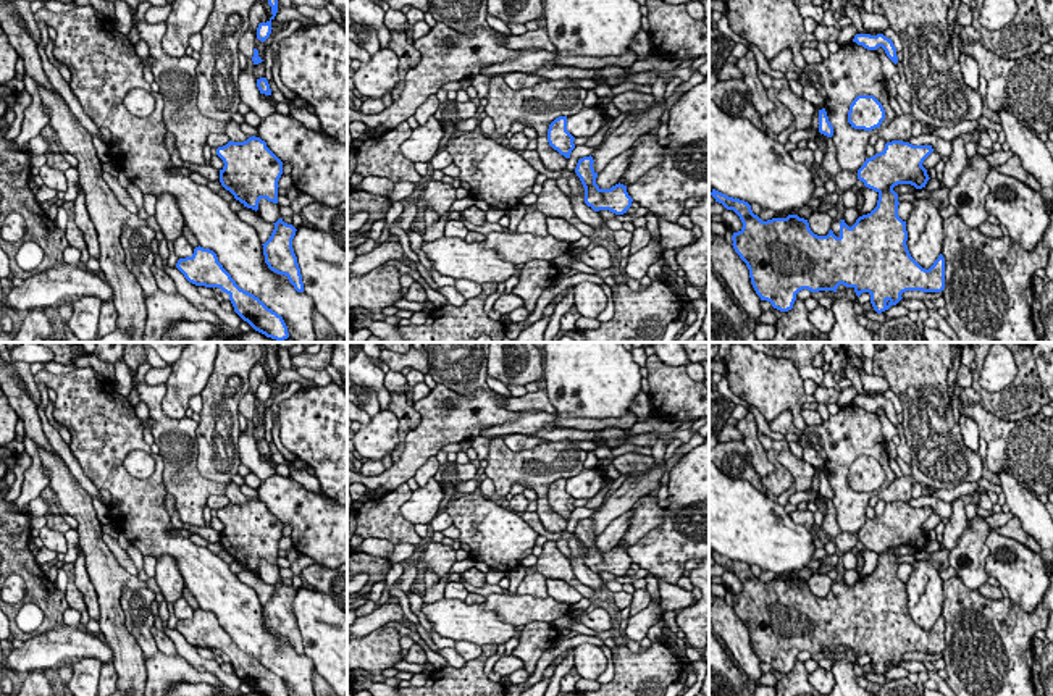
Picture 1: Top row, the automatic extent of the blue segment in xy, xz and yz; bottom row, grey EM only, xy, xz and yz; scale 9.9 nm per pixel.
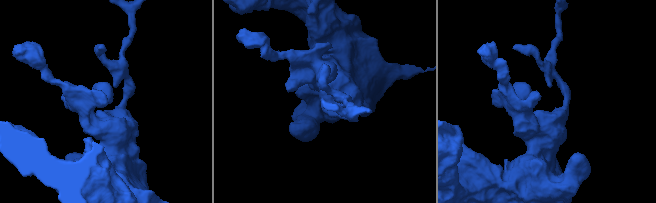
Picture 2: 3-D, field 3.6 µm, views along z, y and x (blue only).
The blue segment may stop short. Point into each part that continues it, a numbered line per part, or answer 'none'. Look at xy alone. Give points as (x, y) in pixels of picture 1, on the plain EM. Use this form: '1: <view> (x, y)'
none

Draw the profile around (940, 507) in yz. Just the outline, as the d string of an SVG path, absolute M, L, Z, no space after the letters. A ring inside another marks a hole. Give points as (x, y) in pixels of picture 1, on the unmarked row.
M922 494L917 499L911 497L908 504L912 507L930 507L933 514L940 515L942 518L951 517L951 504L933 496Z

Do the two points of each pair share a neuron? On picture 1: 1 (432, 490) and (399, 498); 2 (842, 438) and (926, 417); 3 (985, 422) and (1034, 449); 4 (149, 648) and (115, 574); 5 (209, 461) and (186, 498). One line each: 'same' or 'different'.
1: different
2: different
3: same
4: different
5: different

